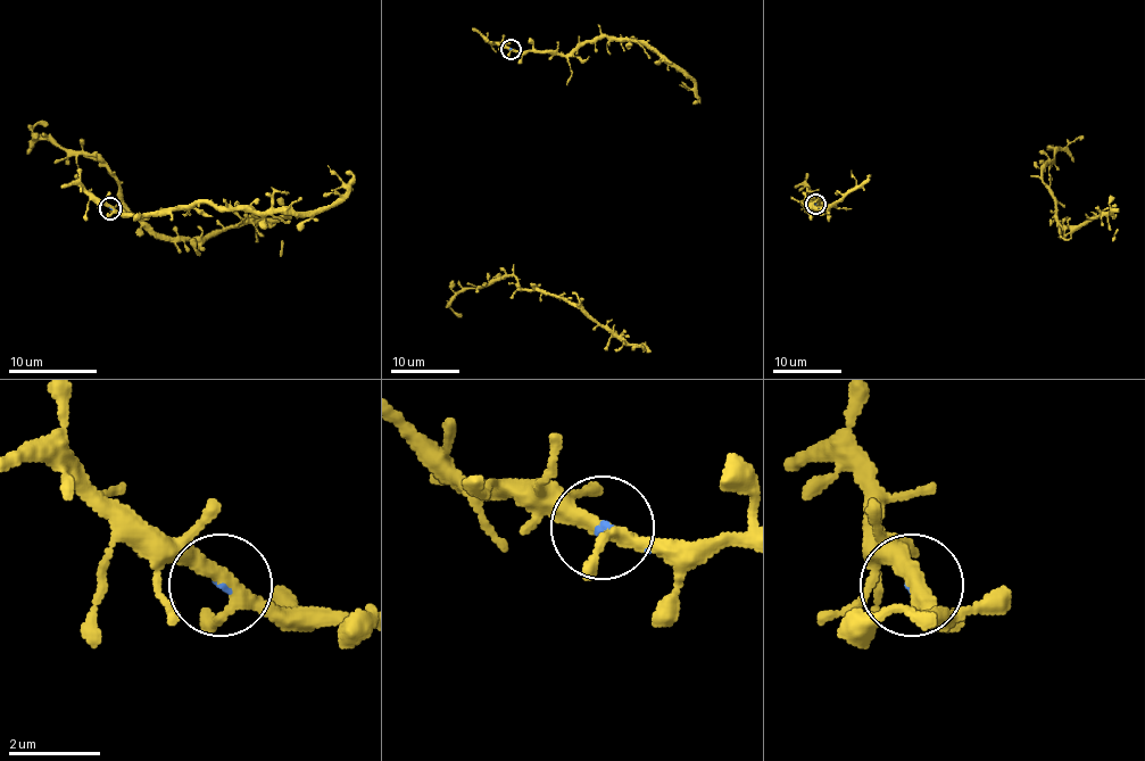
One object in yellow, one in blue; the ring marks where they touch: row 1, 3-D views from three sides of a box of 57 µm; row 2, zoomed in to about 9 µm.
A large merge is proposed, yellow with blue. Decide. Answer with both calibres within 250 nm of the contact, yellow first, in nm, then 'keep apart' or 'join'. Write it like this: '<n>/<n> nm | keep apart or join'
280/60 nm | join

